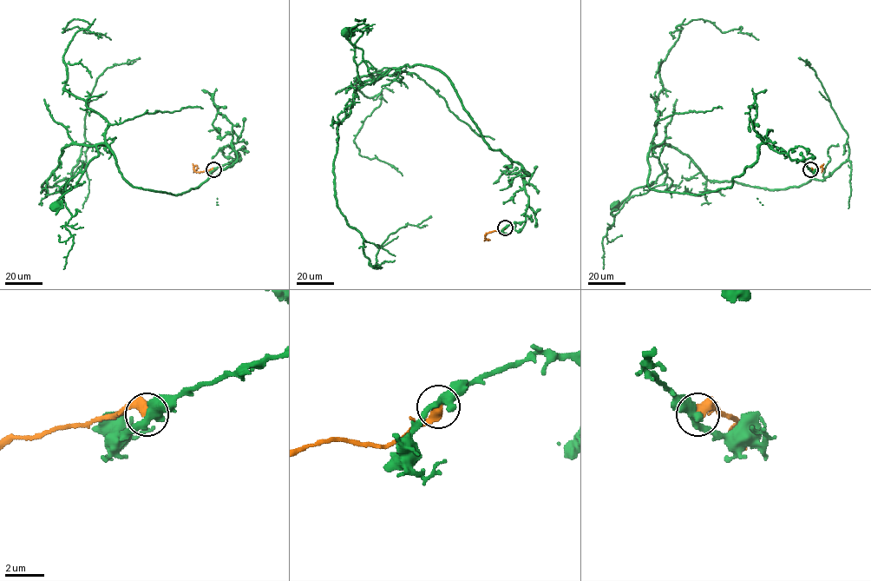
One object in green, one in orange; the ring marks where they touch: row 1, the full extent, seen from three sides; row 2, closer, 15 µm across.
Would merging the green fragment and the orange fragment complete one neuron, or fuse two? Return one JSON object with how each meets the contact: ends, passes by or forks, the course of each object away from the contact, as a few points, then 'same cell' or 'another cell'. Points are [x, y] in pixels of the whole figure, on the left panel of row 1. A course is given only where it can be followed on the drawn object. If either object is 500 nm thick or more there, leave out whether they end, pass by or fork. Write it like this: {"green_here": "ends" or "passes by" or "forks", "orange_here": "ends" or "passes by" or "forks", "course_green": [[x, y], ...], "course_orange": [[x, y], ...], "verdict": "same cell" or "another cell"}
{"course_green": [[213, 169], [233, 161], [232, 143], [237, 159], [199, 187], [145, 189], [98, 143], [55, 206]], "course_orange": [[213, 169], [195, 172], [193, 167], [196, 165], [193, 172]], "verdict": "another cell"}

